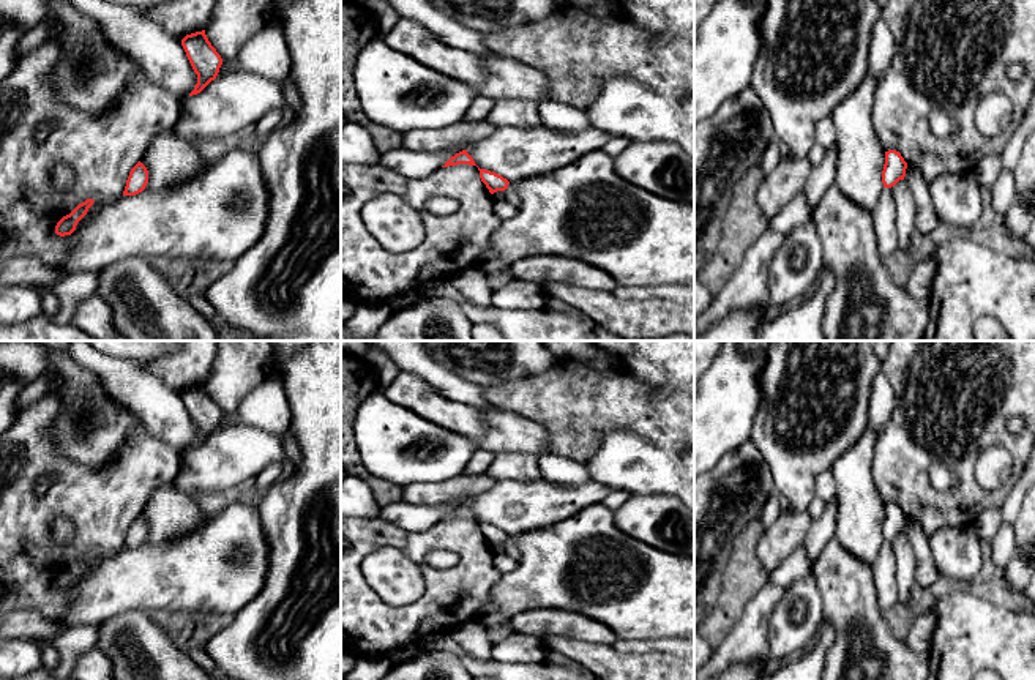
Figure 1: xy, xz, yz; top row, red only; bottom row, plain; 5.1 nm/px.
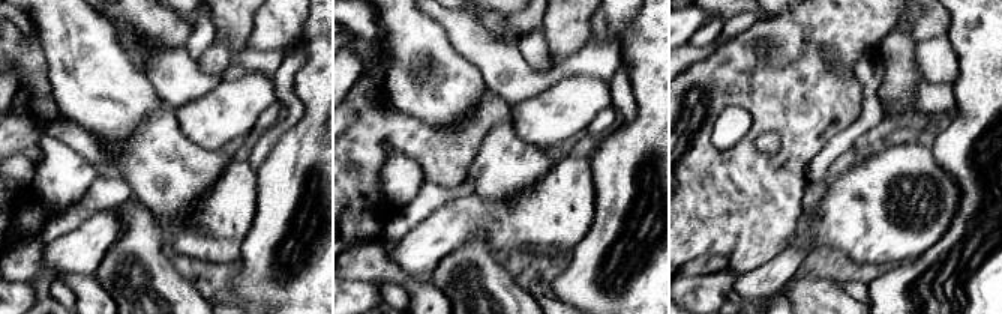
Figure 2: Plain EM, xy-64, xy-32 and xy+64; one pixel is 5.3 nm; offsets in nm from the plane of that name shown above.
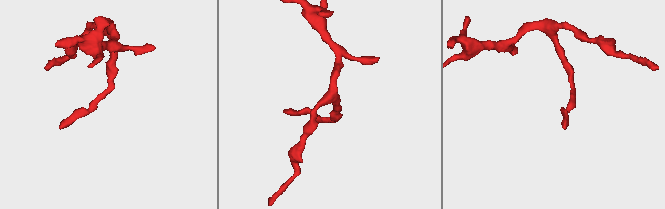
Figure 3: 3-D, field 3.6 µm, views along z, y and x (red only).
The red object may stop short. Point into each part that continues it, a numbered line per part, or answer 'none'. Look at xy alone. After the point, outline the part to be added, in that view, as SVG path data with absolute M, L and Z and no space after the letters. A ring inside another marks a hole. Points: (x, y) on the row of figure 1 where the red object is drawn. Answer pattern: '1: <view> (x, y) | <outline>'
none

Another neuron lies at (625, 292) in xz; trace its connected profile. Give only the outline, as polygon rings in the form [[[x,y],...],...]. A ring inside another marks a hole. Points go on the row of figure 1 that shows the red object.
[[[617,286],[614,293],[622,300],[647,300],[647,293],[639,286]]]

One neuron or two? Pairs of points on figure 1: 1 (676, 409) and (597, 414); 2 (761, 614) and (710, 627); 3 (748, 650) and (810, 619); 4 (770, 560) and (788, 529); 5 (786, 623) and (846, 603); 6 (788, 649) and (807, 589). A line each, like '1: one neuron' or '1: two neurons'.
1: one neuron
2: two neurons
3: two neurons
4: one neuron
5: two neurons
6: one neuron

